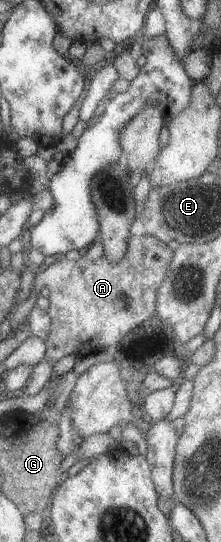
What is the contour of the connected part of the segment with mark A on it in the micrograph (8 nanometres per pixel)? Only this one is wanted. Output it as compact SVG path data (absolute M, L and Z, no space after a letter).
M130 235L127 238L127 250L125 250L123 258L115 264L111 264L111 260L107 260L104 255L97 260L90 261L86 260L81 253L77 260L63 258L50 266L39 268L35 277L35 285L38 288L45 286L49 289L47 314L51 326L46 341L47 355L43 360L56 363L66 356L82 359L88 355L96 354L117 344L121 340L121 336L125 336L127 332L131 332L133 328L154 315L157 286L161 284L161 280L169 268L171 256L173 256L173 251L153 236Z

